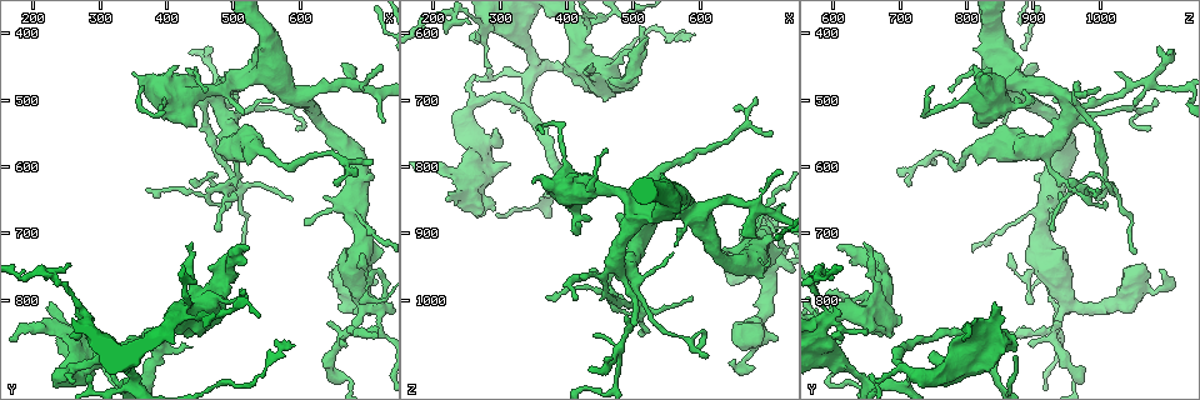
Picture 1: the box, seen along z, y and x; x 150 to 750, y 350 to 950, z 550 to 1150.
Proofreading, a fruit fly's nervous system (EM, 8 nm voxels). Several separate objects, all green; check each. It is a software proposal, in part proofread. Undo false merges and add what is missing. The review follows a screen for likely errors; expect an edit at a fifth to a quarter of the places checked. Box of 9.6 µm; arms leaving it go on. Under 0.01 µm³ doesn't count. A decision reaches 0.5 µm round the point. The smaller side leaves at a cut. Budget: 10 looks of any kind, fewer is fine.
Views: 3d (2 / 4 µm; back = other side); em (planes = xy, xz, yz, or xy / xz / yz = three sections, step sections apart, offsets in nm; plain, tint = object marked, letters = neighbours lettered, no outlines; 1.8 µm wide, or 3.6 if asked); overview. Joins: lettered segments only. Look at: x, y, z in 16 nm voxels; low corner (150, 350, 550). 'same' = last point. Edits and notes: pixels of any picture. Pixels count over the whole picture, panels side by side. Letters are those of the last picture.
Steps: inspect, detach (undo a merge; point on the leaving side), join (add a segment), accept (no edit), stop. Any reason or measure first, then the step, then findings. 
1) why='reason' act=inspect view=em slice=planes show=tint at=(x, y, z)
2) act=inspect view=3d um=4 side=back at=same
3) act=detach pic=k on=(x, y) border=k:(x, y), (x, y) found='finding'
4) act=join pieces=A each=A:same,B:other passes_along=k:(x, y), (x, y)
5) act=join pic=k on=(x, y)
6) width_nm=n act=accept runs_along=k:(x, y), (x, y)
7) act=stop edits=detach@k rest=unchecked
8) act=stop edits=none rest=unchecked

why='three arms meet' act=inspect view=em slice=planes show=letters at=(680, 845, 925)

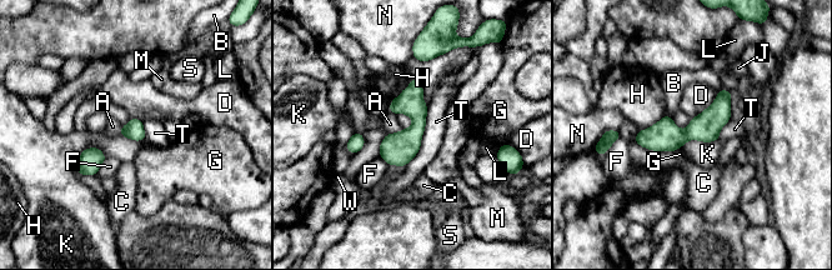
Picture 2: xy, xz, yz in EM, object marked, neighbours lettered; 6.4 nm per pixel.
act=accept each=A:other,B:other,C:other,D:other,F:other,G:other,H:other,J:other,K:other,L:other,M:other,N:other,S:other,T:other,W:other border=2:(718, 139), (688, 140), (681, 148) found='all the same neuron'

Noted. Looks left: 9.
why='four or more arms meet' act=inspect view=em slice=planes show=letters at=(475, 510, 950)

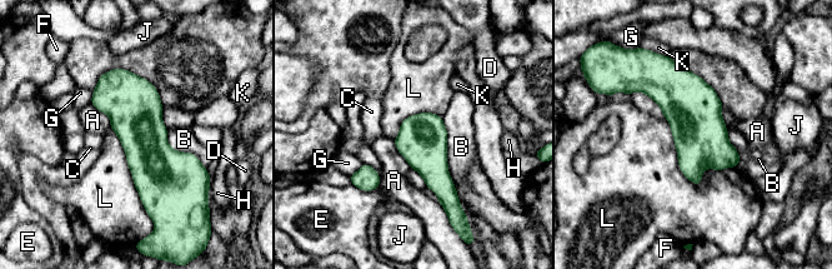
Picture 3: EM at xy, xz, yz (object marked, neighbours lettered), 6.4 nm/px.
width_nm=320 act=accept each=A:other,B:other,C:other,D:other,E:other,F:other,G:other,H:other,J:other,K:other,L:other border=3:(662, 115), (692, 183), (737, 167) found='all the same neuron'

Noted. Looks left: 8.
why='branch stops here' act=inspect view=em slice=yz step=4 show=letters at=(295, 875, 745)

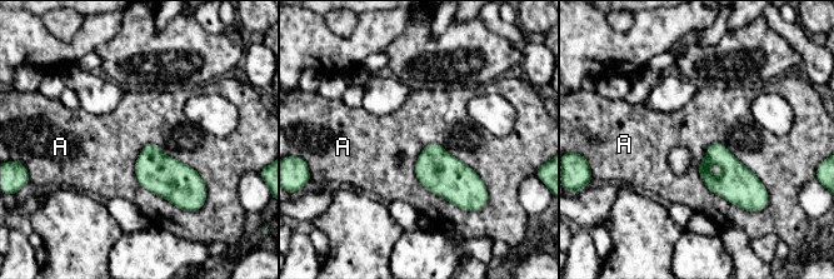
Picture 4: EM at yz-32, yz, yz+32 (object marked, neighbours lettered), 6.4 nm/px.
act=inspect view=em slice=planes show=letters at=same

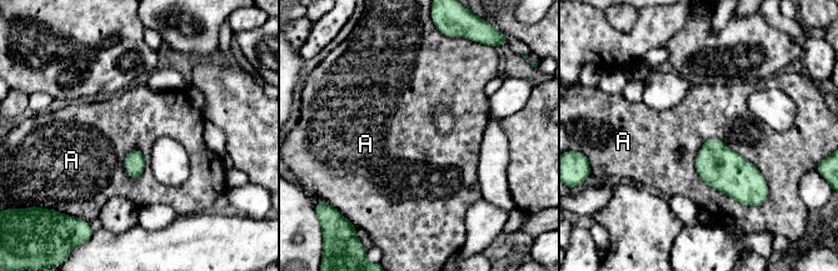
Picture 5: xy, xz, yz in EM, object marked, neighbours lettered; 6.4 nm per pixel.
width_nm=120 act=accept each=A:other border=5:(699, 147), (721, 139), (768, 189) found='none of them fits'

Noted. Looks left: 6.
why='an open end' act=inspect view=em slice=planes show=letters at=(230, 805, 840)

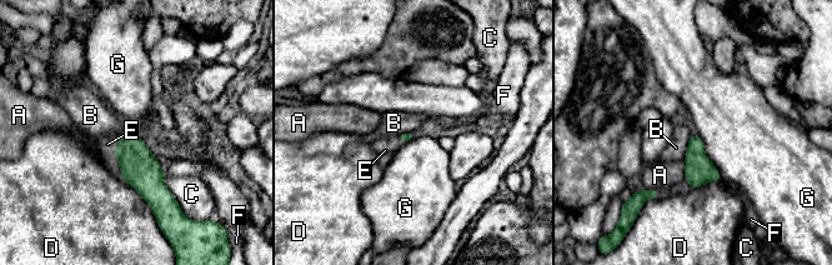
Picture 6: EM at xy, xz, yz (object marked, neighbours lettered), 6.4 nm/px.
act=join pieces=E each=A:other,B:other,C:other,D:other,E:same,F:other,G:other passes_along=6:(141, 170), (116, 148), (108, 144) found='the neuron continues'

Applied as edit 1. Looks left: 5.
act=stop edits=join@6 rest=unchecked

